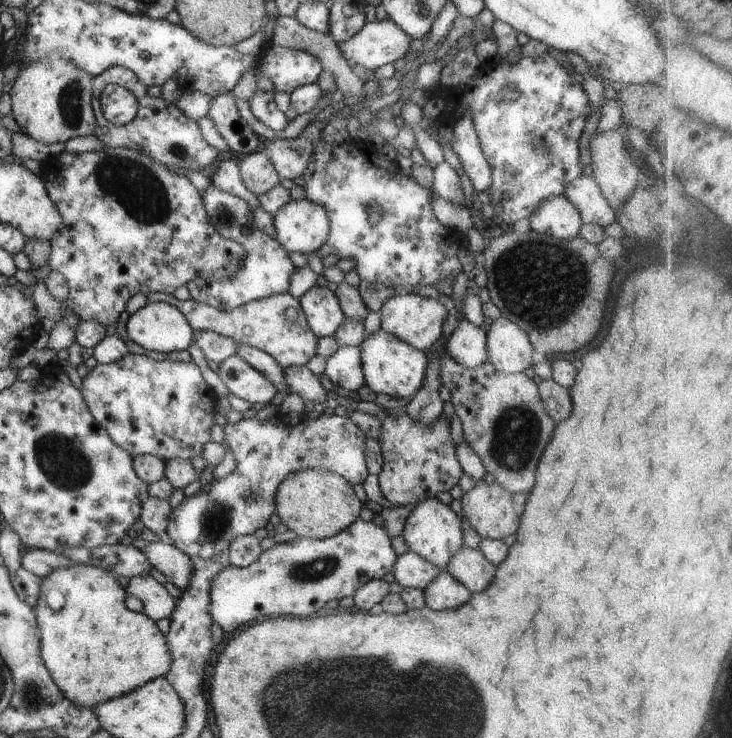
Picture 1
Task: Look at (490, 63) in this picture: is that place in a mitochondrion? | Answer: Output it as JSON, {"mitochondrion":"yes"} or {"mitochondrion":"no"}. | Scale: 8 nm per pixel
{"mitochondrion":"no"}

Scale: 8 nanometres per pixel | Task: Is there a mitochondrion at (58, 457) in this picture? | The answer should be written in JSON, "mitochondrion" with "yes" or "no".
{"mitochondrion":"yes"}

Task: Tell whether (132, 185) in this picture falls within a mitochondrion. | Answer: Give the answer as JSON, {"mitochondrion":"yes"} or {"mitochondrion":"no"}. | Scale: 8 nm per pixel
{"mitochondrion":"yes"}

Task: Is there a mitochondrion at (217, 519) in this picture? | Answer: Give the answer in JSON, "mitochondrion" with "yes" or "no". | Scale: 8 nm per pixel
{"mitochondrion":"yes"}

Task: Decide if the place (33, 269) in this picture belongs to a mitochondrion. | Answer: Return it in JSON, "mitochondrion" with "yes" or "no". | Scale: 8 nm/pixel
{"mitochondrion":"no"}

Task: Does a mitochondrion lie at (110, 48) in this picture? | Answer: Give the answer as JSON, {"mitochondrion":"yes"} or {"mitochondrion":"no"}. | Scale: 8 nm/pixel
{"mitochondrion":"no"}

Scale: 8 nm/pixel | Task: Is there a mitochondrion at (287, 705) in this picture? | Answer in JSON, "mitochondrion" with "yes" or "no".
{"mitochondrion":"yes"}

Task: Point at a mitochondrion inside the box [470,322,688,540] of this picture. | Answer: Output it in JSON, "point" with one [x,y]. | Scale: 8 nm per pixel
{"point":[516,435]}

